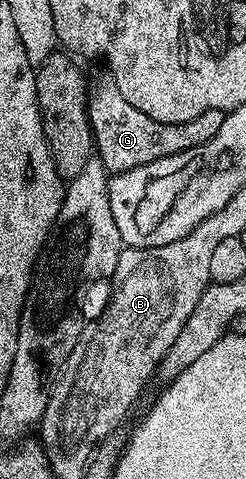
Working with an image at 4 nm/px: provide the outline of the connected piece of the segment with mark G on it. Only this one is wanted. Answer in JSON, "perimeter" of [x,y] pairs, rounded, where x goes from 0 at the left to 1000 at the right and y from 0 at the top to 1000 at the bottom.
{"perimeter":[[[407,144],[390,159],[354,167],[358,177],[358,251],[374,263],[374,296],[386,330],[447,361],[524,357],[561,344],[610,344],[610,336],[642,336],[659,328],[691,328],[707,319],[740,319],[756,311],[789,311],[886,269],[902,269],[915,234],[886,228],[837,228],[789,253],[736,257],[663,257],[626,253],[626,244],[593,244],[480,194],[472,171],[435,144]]]}

